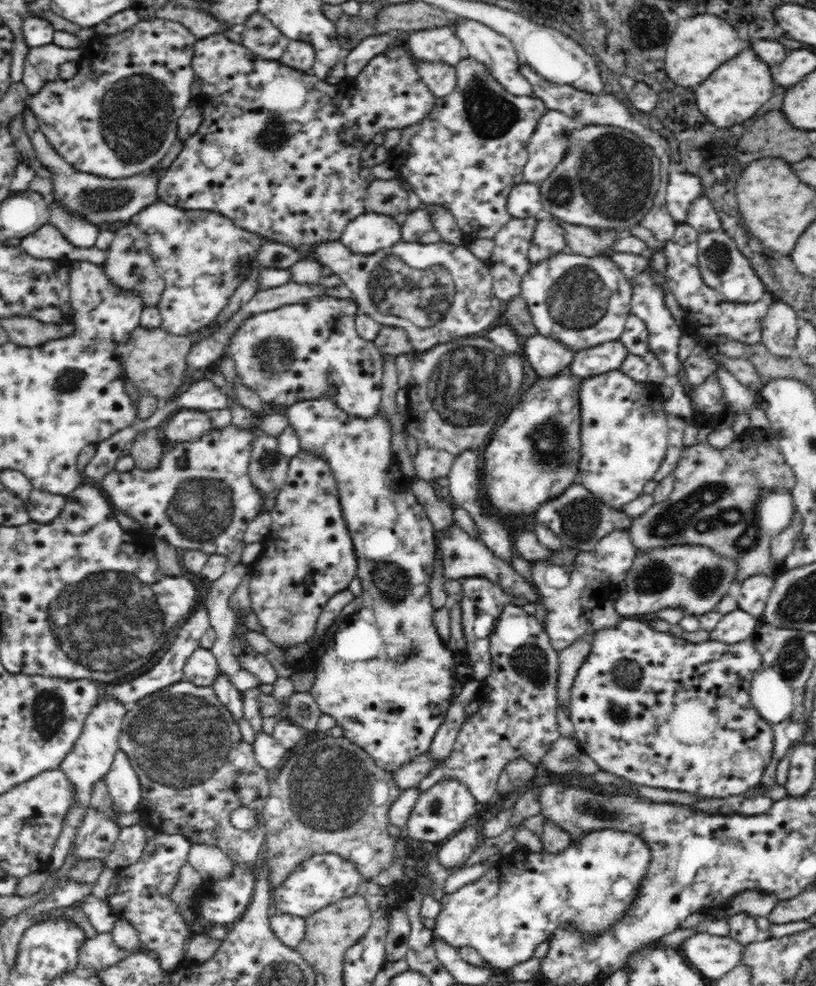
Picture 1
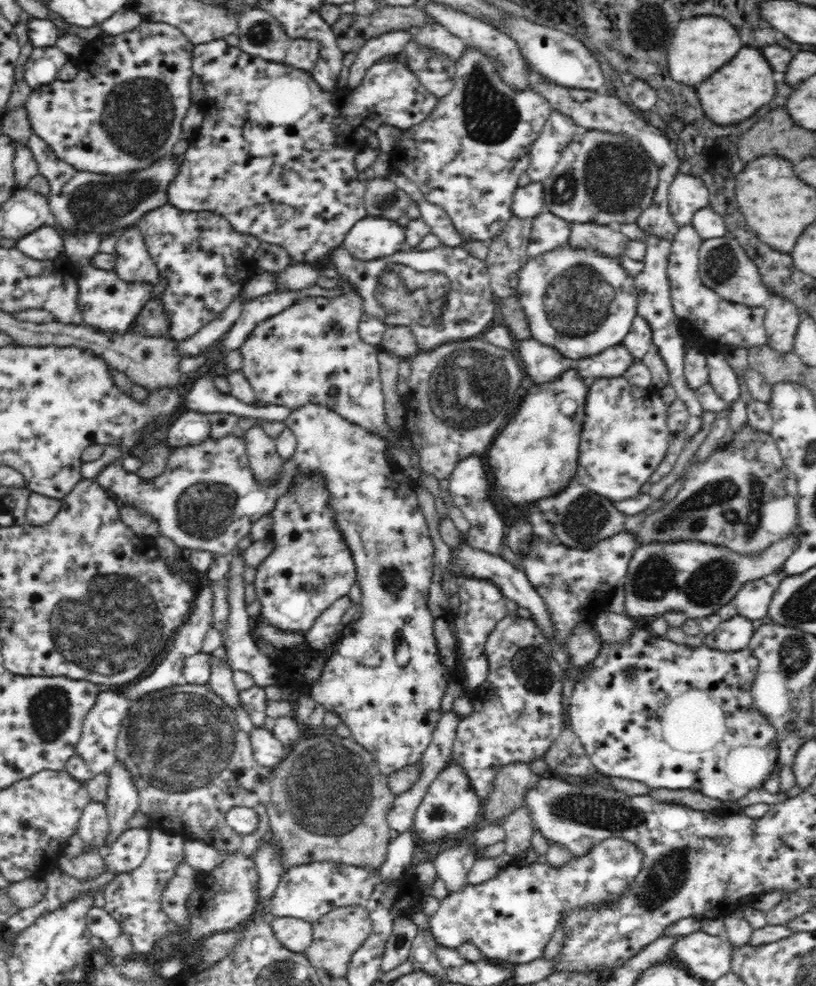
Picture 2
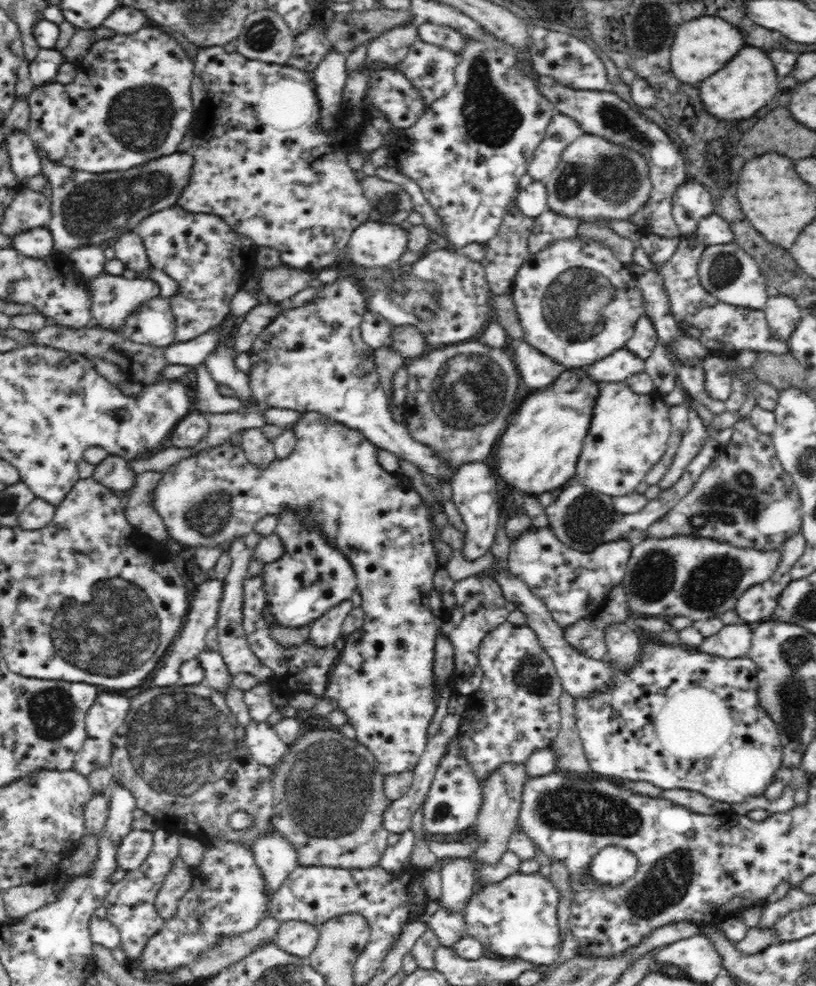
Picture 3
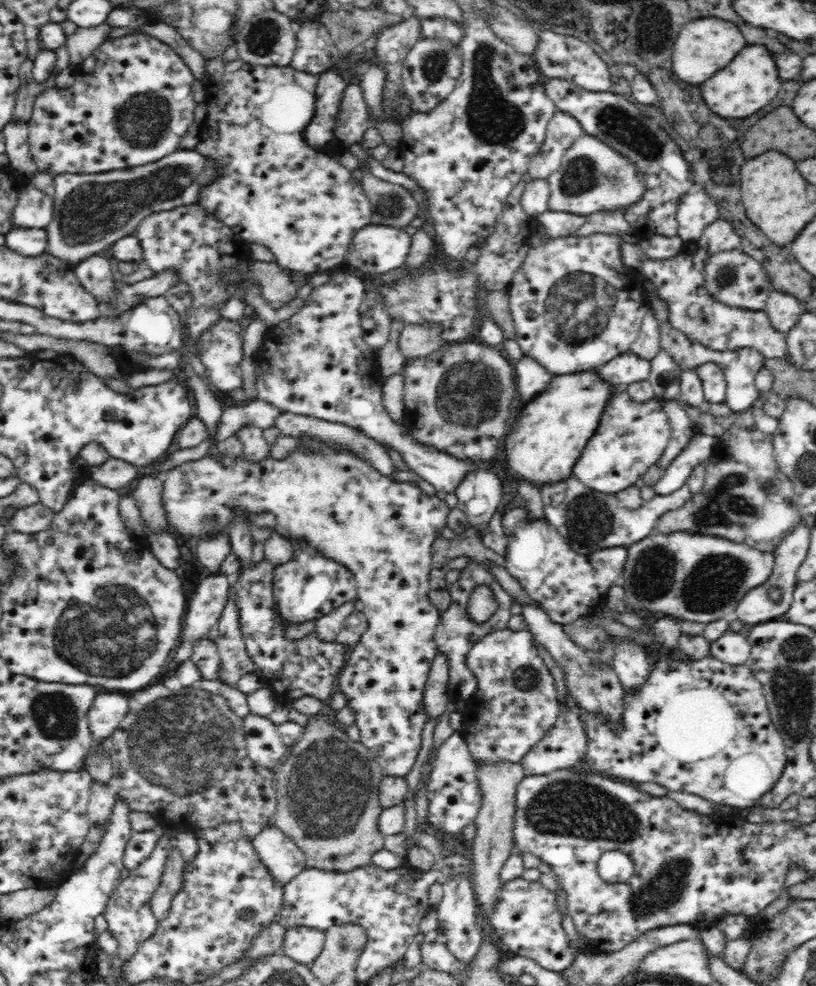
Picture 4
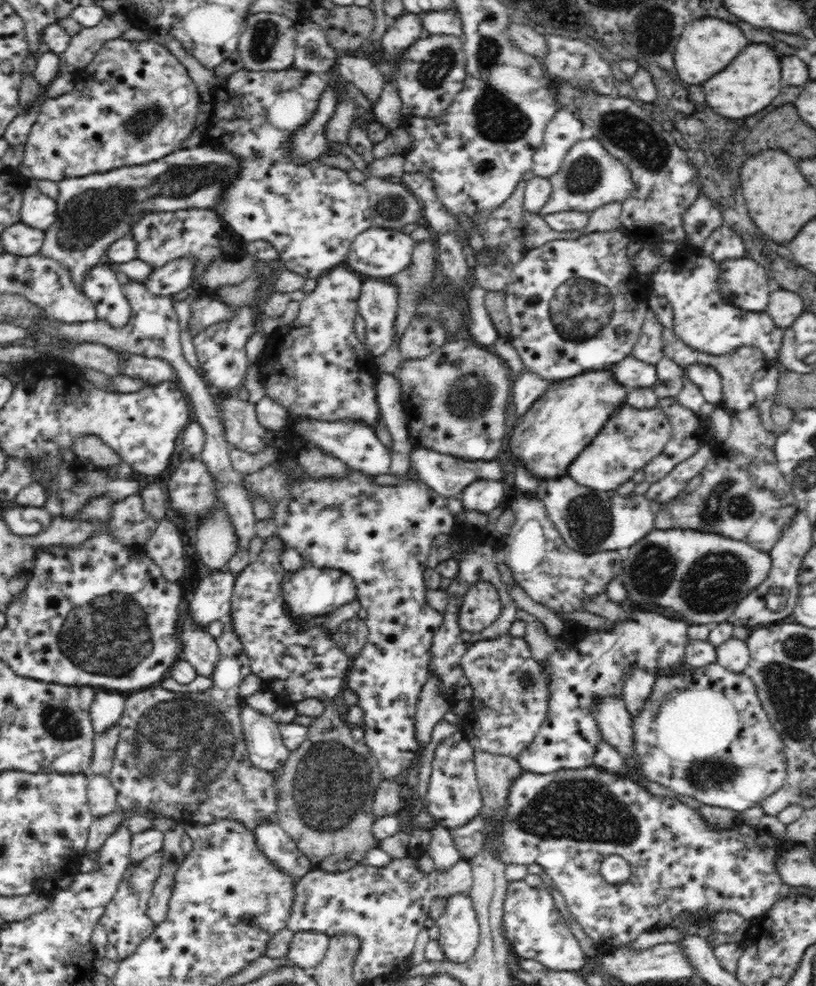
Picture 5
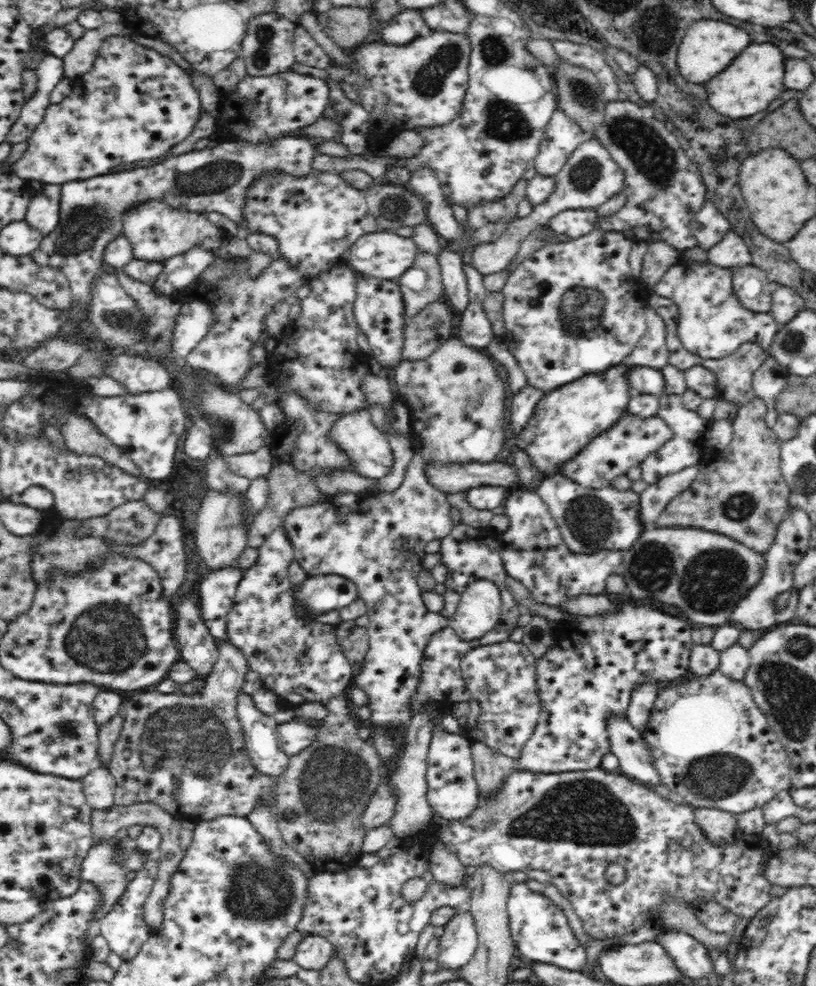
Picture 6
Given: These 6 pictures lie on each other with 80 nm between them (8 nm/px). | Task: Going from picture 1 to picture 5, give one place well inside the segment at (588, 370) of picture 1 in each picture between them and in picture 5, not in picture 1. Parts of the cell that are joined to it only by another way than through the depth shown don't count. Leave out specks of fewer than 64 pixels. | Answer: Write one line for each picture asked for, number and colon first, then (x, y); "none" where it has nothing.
2: (614, 361)
3: (618, 366)
4: (626, 368)
5: (633, 374)

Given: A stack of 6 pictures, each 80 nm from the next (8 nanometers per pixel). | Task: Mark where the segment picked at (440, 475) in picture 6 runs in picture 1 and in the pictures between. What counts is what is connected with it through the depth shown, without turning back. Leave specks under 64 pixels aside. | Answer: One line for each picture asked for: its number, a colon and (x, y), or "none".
1: (298, 352)
2: (312, 353)
3: (311, 359)
4: (317, 364)
5: (448, 475)

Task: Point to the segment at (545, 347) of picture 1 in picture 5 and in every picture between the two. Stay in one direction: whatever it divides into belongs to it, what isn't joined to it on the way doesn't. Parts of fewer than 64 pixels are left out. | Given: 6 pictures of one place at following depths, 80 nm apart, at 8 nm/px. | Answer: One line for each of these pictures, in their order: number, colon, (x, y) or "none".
2: (542, 364)
3: (537, 371)
4: (531, 378)
5: (528, 388)

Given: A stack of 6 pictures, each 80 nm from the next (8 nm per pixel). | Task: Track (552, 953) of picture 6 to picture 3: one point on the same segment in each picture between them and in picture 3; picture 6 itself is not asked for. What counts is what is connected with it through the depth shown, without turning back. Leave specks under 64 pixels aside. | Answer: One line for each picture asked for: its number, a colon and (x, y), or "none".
3: (516, 917)
4: (527, 921)
5: (534, 927)

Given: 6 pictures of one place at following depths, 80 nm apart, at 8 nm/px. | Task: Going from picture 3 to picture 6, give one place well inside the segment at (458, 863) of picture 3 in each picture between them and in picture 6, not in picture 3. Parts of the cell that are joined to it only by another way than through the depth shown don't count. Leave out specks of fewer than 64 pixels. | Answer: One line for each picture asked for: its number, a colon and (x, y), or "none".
4: (457, 925)
5: (459, 927)
6: (457, 945)

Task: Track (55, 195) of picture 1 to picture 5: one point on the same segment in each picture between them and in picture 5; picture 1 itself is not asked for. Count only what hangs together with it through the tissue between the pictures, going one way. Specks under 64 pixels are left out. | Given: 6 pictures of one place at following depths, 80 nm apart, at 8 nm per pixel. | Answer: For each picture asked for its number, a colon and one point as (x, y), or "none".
2: (103, 204)
3: (87, 208)
4: (91, 212)
5: (93, 211)

